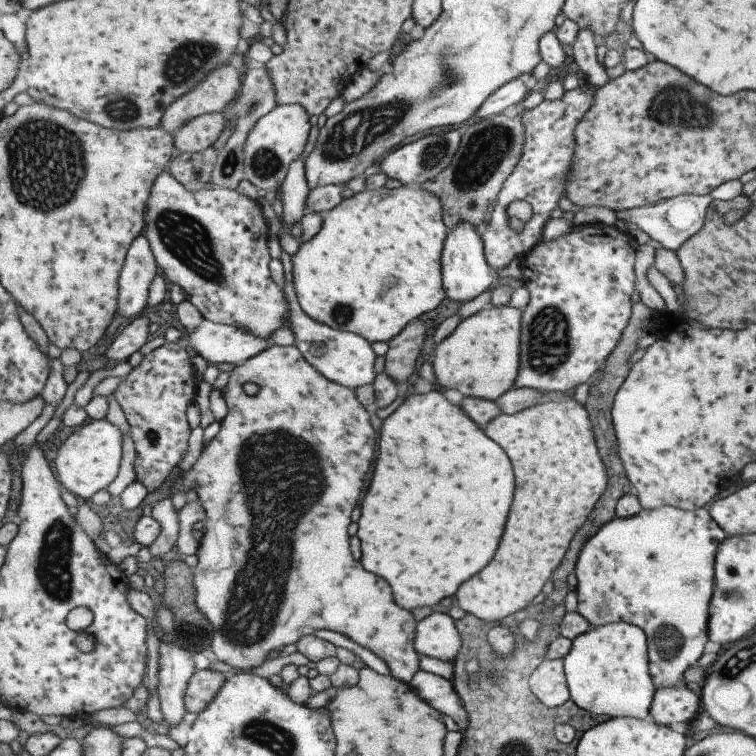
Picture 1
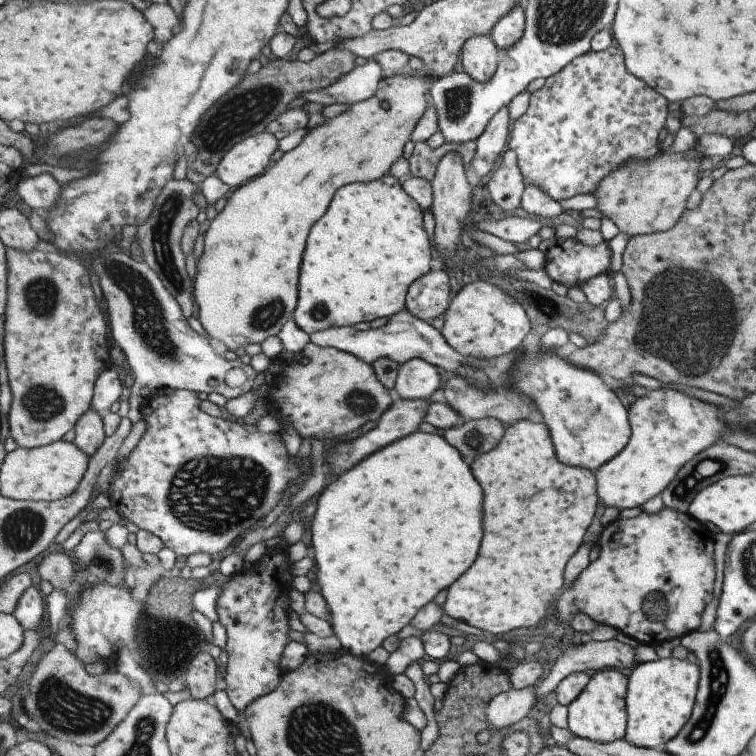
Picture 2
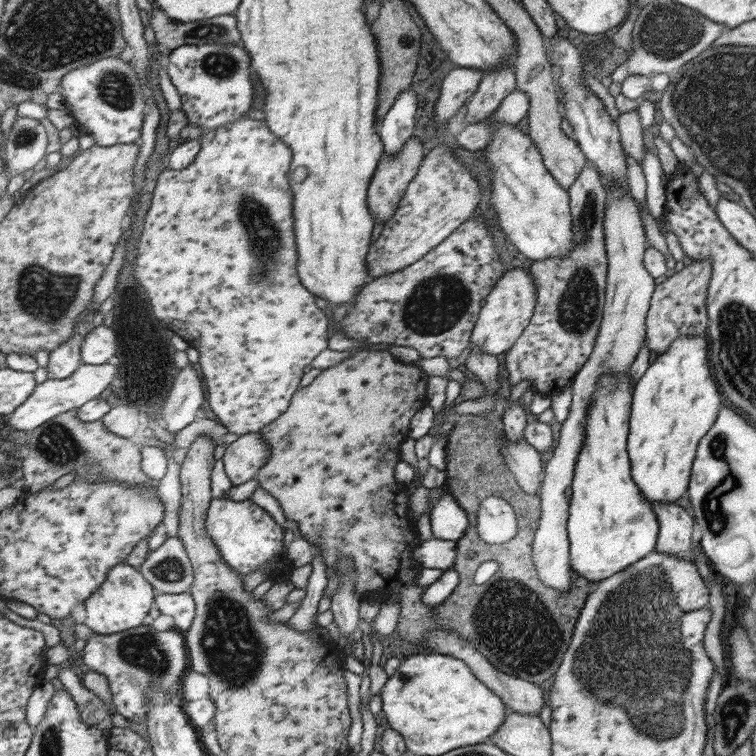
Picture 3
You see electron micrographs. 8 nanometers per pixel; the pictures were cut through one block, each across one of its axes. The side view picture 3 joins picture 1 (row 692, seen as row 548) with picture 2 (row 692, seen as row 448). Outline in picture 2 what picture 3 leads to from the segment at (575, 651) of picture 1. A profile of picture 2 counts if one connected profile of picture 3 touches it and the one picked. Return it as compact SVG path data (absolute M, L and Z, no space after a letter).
M606 668L592 673L586 689L568 706L568 728L577 737L602 743L626 738L627 730L627 676L619 670Z

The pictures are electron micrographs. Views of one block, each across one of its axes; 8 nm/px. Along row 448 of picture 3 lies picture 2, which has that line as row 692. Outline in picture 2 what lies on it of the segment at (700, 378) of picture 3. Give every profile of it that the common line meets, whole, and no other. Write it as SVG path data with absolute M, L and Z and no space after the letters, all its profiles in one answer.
M673 657L639 663L632 668L631 692L627 692L626 739L636 747L659 749L688 722L698 683L698 666Z

